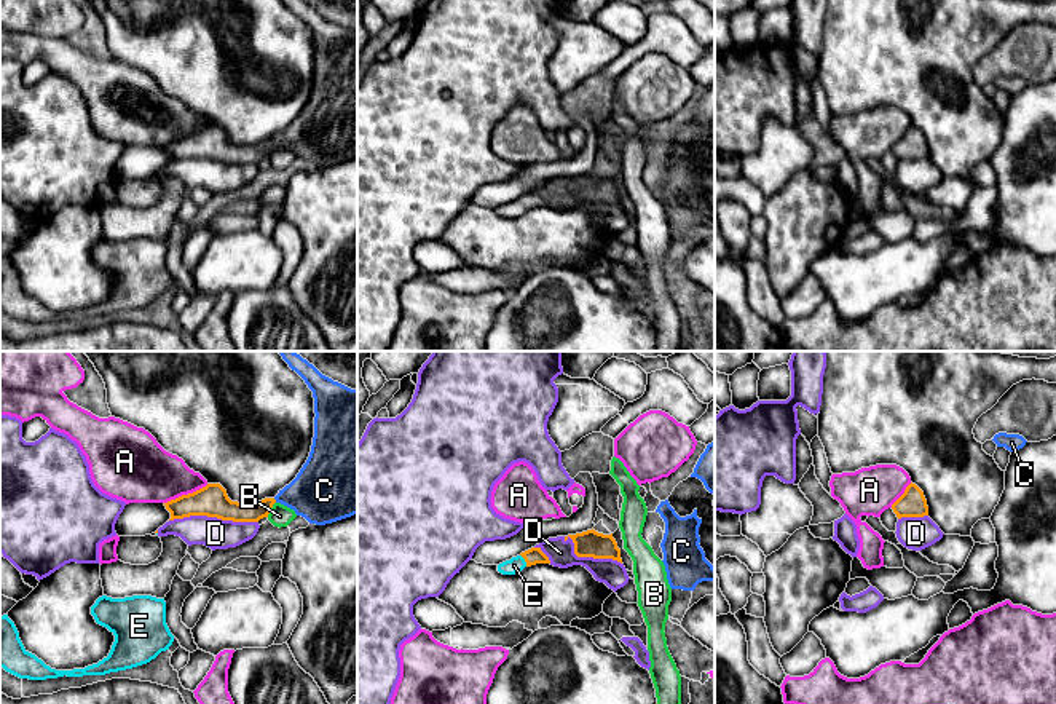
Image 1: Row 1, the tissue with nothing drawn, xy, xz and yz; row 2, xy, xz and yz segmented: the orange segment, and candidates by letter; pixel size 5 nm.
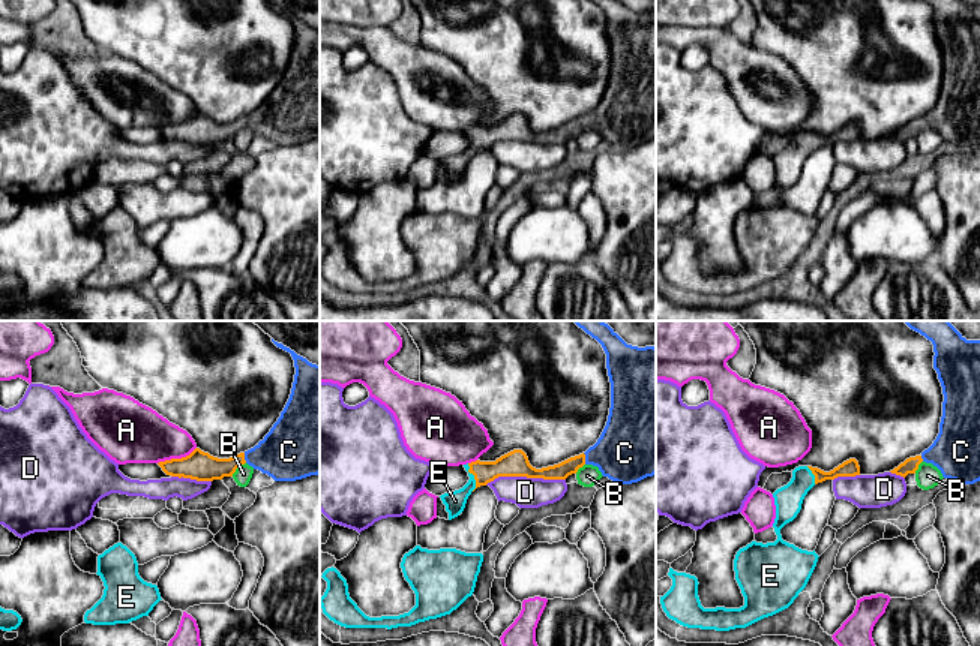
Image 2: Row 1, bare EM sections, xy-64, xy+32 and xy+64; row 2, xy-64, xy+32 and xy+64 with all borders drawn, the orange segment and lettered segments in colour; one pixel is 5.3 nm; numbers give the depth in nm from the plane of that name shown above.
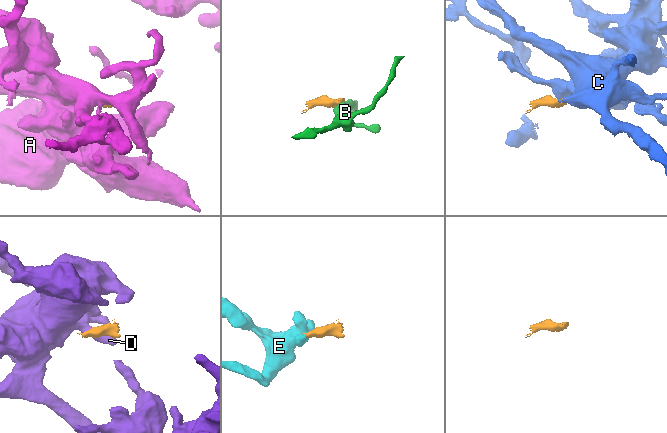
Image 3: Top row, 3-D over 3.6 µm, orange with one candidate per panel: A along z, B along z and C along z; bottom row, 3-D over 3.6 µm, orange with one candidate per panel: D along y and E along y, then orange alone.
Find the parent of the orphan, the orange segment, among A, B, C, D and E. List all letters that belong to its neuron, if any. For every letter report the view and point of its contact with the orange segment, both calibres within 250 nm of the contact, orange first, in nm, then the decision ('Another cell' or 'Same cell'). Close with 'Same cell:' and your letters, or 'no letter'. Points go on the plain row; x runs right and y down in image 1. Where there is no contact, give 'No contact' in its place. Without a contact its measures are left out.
A: Touches orange at xy (185, 138). Thickness 160 nm (orange) against 320 nm. Another cell
B: Touches orange at xy (270, 152). Thickness 120 nm (orange) against 110 nm. Another cell
C: Touches orange at xy (275, 142). Thickness 110 nm (orange) against 320 nm. Same cell
D: Touches orange at xy (214, 158). Thickness 160 nm (orange) against 160 nm. Another cell
E: Touches orange at xz (525, 203). Thickness 90 nm (orange) against 80 nm. Same cell
Same cell: C, E

